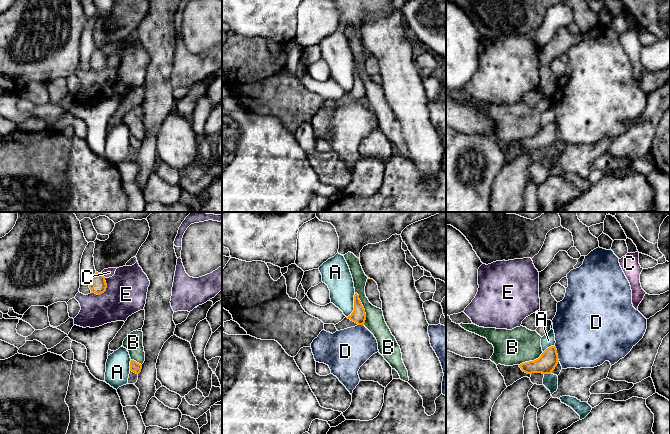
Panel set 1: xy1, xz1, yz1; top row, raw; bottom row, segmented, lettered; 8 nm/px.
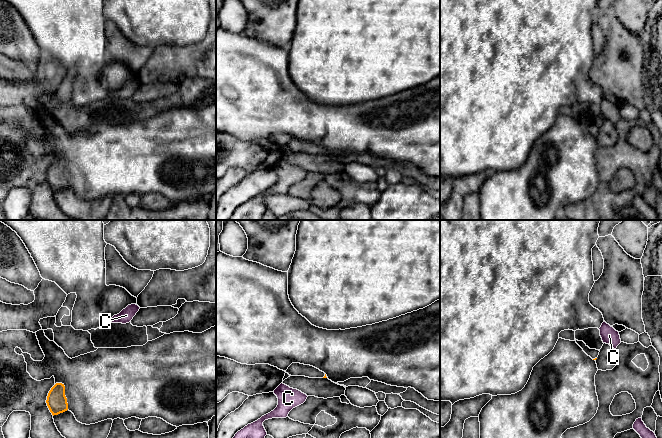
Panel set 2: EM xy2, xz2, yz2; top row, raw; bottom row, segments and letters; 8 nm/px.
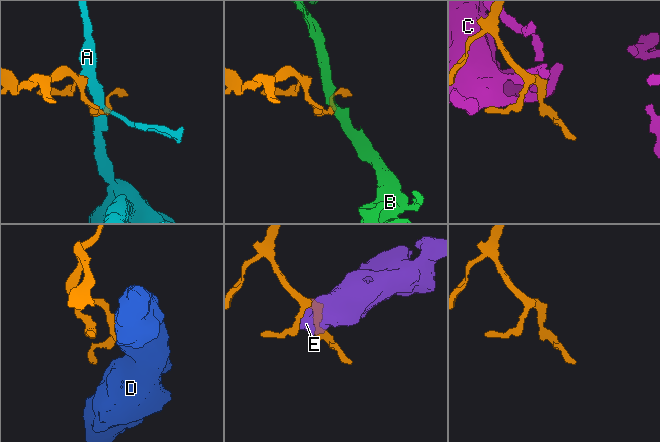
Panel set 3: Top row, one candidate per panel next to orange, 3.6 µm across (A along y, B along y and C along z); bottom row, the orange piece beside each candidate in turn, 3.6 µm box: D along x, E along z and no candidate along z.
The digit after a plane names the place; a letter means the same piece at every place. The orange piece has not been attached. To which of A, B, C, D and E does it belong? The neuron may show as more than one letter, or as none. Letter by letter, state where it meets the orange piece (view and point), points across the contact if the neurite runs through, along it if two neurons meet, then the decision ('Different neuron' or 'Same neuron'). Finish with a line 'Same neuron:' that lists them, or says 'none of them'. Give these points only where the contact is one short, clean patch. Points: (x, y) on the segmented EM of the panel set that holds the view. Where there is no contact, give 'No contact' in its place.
A: Touches orange at xz1 (354, 305). Boundary: xz1 (355, 293), (354, 309), (347, 317). Different neuron
B: Touches orange at xz1 (363, 308). Boundary: xz1 (355, 292), (364, 309), (364, 324). Different neuron
C: Touches orange at xy1 (102, 275). Boundary: xy1 (100, 273), (105, 277). Different neuron
D: Touches orange at yz1 (557, 354). Different neuron
E: Touches orange at xy1 (104, 291). Different neuron
Same neuron: none of them

